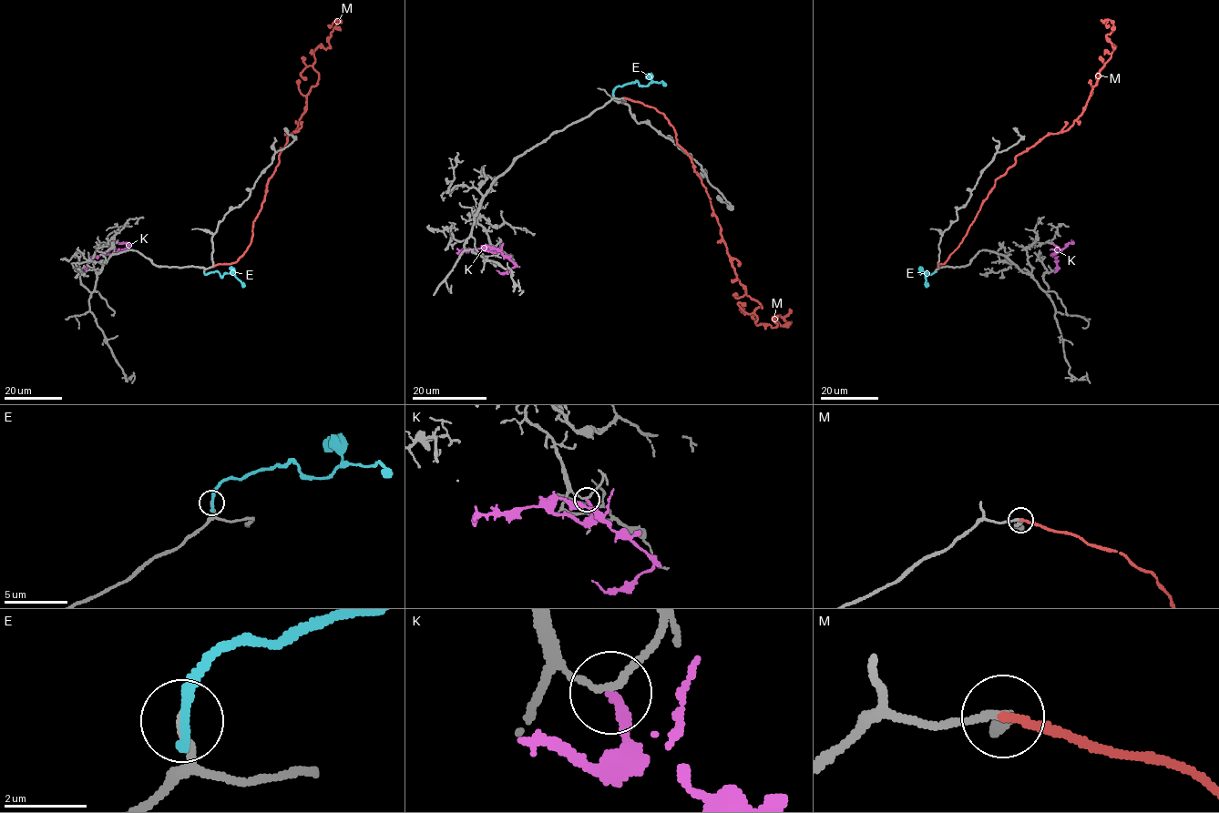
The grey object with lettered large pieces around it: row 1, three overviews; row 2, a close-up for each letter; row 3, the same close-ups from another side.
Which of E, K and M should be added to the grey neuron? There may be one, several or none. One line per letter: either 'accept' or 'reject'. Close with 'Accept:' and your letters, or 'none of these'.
E: reject
K: reject
M: reject
Accept: none of these

